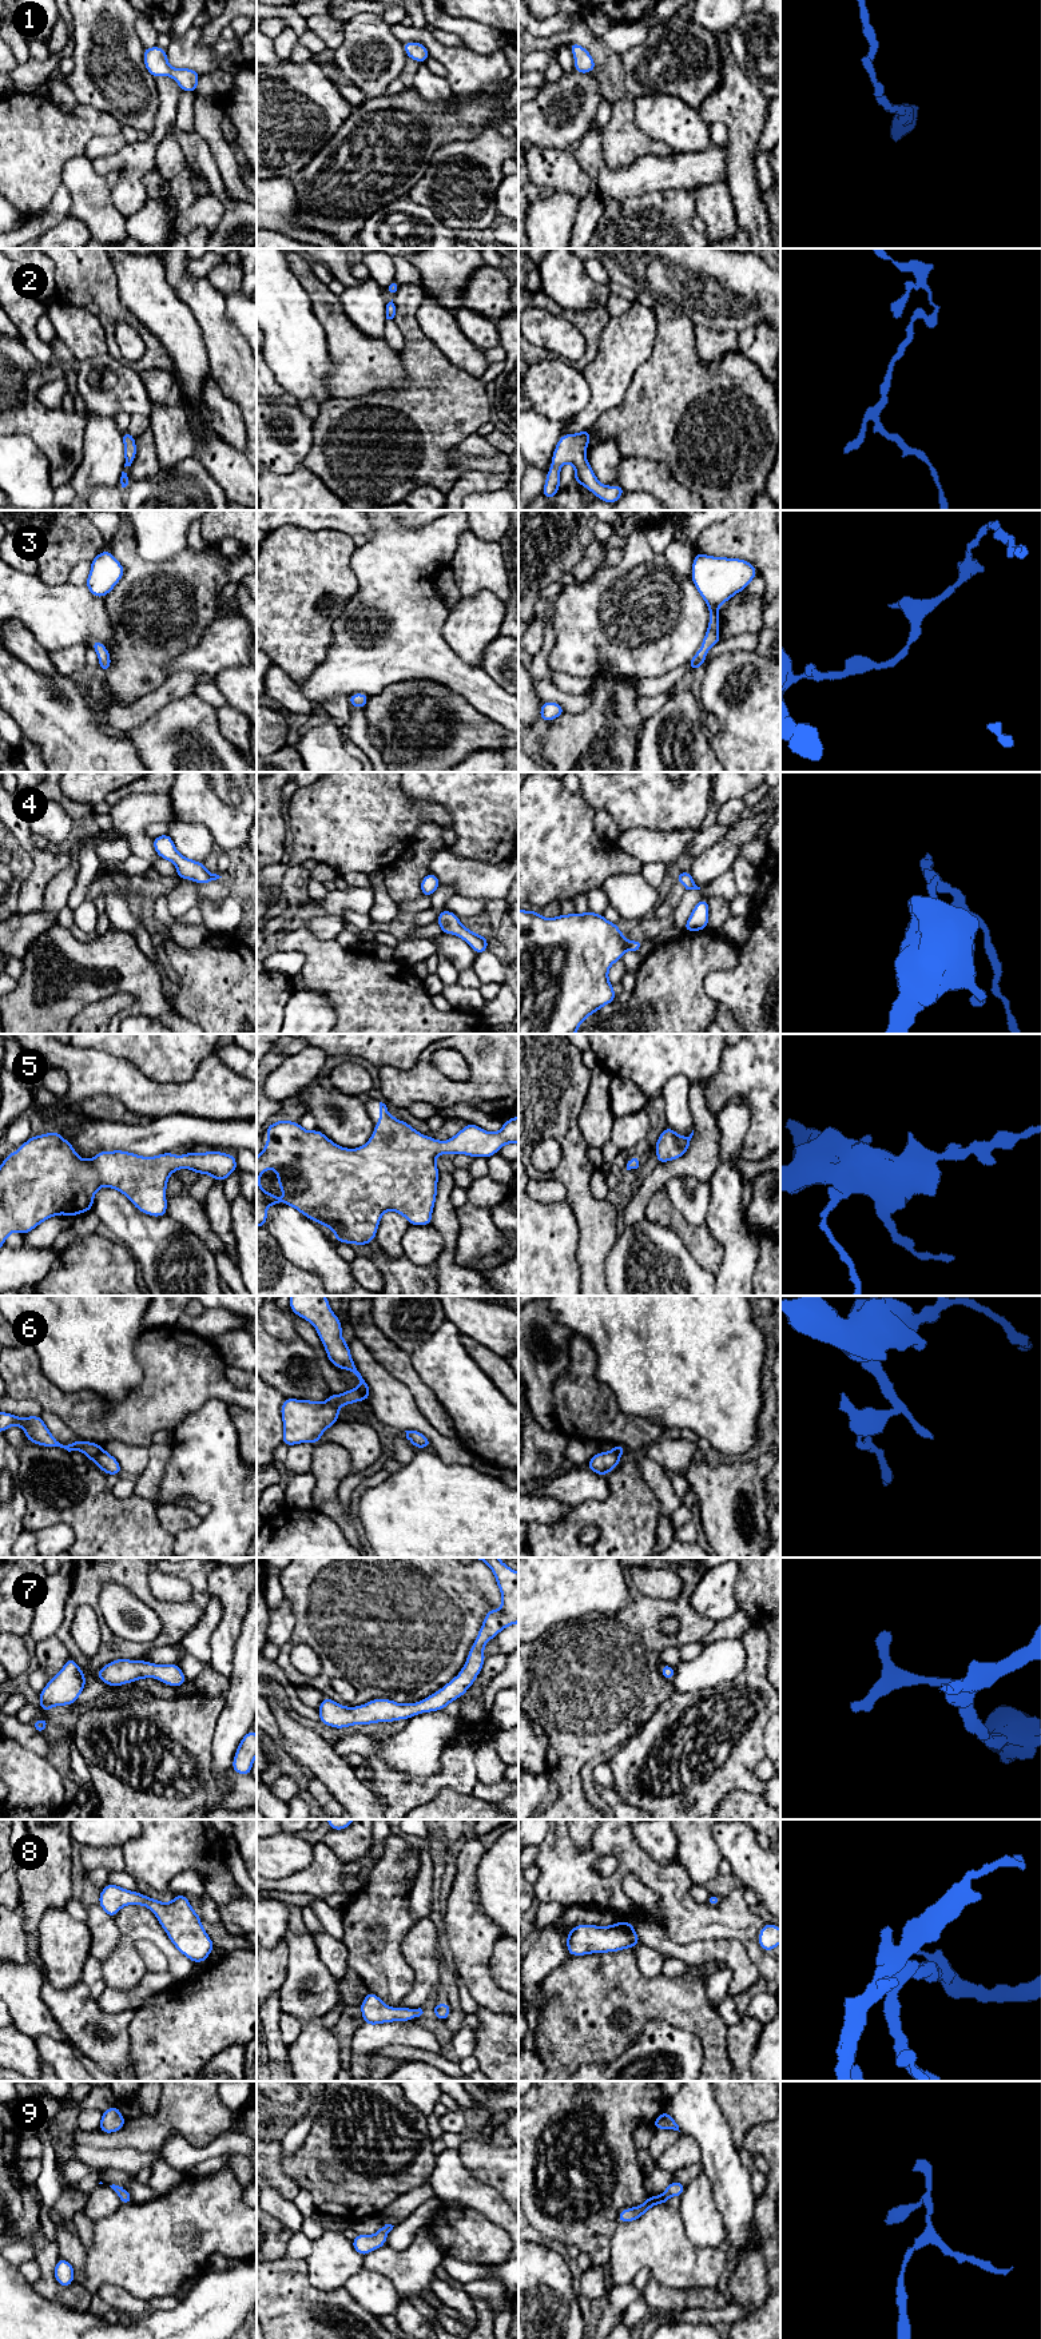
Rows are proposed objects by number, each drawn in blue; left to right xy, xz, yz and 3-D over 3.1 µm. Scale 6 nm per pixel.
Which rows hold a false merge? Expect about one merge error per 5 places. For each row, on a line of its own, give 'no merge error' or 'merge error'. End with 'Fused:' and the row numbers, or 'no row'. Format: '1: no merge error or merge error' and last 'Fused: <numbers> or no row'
1: no merge error
2: no merge error
3: no merge error
4: no merge error
5: no merge error
6: merge error
7: no merge error
8: no merge error
9: no merge error
Fused: 6

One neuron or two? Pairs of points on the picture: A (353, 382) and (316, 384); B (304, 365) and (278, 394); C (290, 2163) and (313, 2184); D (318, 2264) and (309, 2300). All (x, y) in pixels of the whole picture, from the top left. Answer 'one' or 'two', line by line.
A: two
B: two
C: one
D: two

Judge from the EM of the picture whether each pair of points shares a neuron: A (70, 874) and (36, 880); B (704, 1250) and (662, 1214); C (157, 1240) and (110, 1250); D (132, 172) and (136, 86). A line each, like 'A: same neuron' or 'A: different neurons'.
A: different neurons
B: same neuron
C: different neurons
D: different neurons

